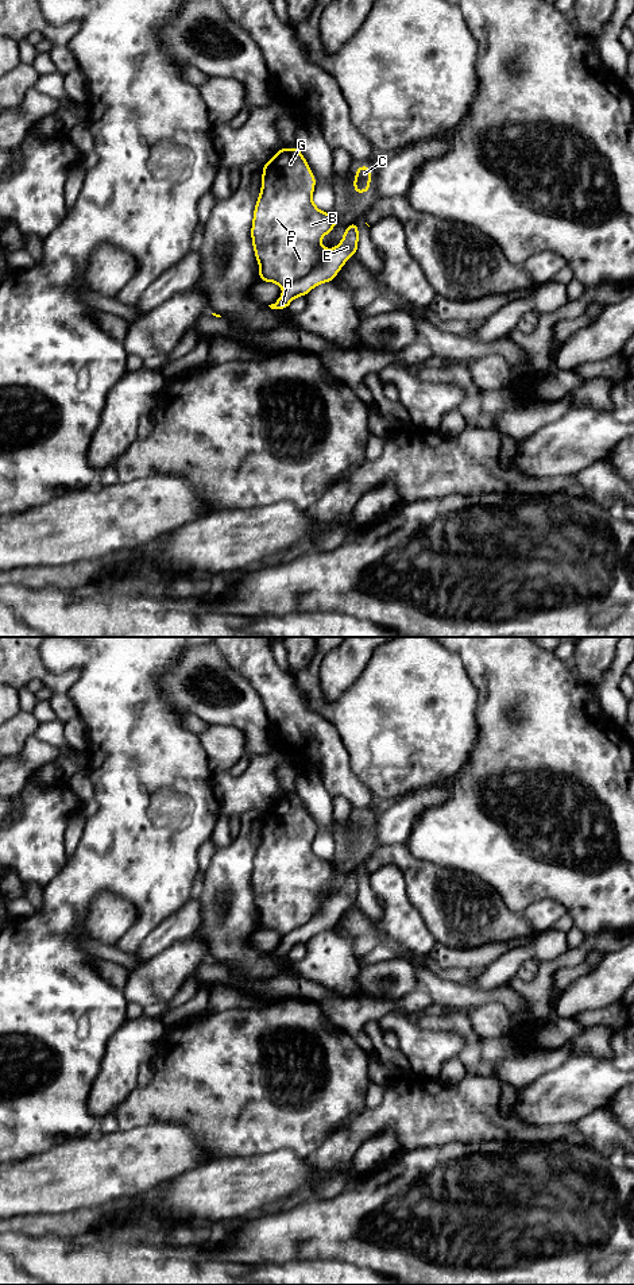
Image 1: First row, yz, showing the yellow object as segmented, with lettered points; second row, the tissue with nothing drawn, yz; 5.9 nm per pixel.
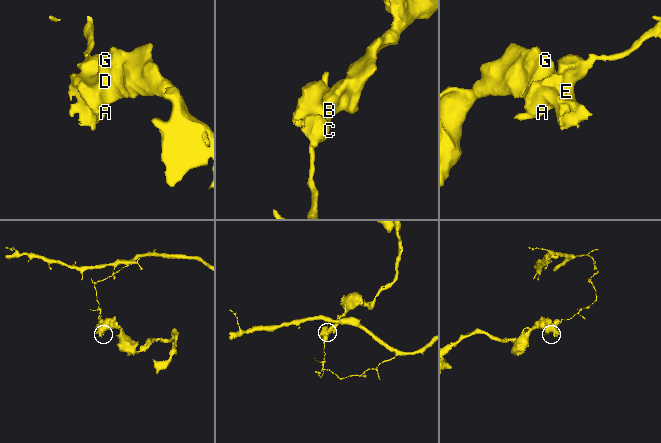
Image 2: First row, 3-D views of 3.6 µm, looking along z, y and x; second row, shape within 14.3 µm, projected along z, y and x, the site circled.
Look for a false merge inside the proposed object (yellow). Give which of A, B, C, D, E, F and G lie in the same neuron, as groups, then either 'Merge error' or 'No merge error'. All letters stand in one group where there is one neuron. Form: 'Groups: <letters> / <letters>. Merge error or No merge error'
Groups: A E / B C D F G. Merge error

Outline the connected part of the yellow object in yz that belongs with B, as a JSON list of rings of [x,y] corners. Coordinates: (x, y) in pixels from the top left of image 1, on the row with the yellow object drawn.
[[[282,147],[263,163],[262,188],[256,200],[251,239],[259,263],[259,279],[281,288],[308,275],[317,259],[328,251],[320,242],[337,224],[333,213],[320,211],[313,202],[316,177],[298,147]]]

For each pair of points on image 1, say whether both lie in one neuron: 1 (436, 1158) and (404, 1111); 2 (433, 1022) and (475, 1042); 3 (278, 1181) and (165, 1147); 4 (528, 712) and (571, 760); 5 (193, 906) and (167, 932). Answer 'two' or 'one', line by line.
1: two
2: one
3: two
4: one
5: one

